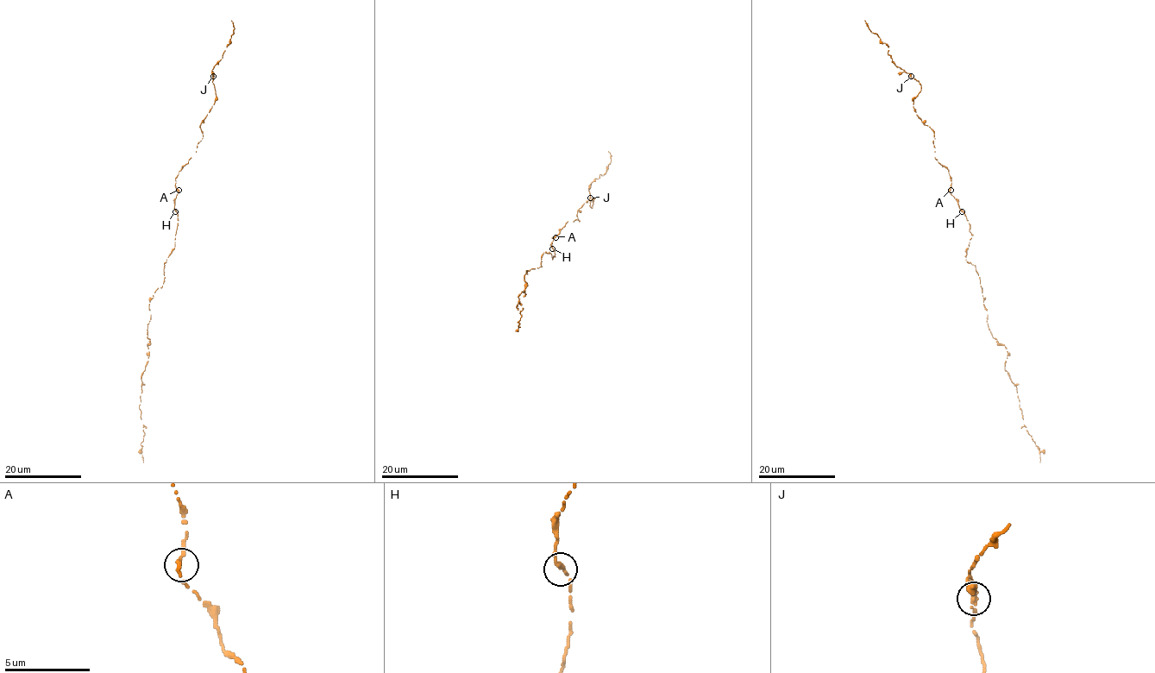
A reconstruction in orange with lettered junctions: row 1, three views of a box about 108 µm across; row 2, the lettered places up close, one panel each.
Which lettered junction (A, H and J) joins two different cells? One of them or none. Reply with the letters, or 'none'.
none

